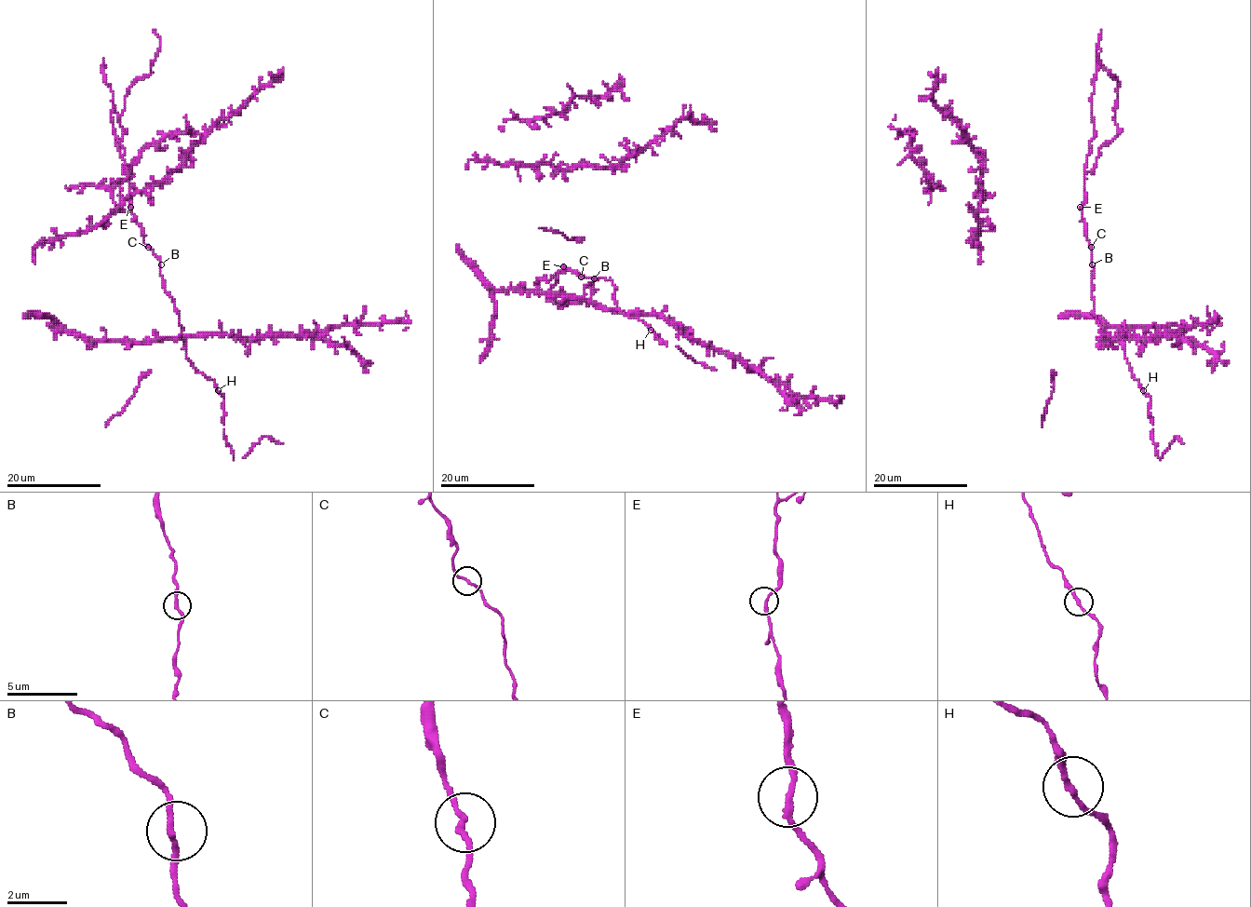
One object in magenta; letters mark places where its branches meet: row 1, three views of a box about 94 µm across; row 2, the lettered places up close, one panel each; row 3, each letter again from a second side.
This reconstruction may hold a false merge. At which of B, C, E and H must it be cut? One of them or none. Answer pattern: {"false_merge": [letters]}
{"false_merge": []}

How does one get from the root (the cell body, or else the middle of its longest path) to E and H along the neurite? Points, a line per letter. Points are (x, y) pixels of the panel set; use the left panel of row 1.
E: (155, 255), (144, 244), (142, 229), (130, 207)
H: (155, 255), (159, 260), (164, 291), (172, 299), (179, 315), (186, 357), (198, 372), (214, 381), (217, 391)

